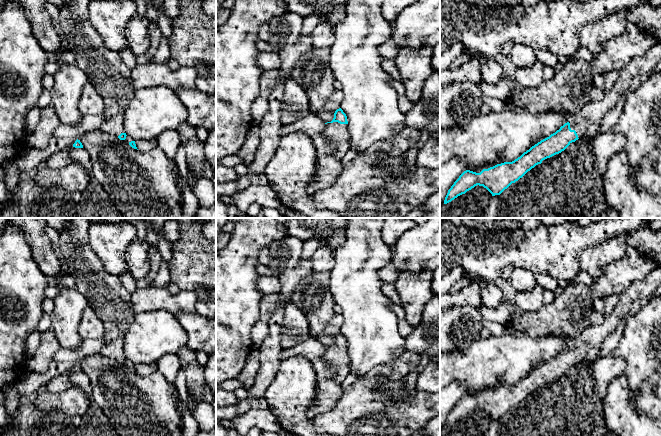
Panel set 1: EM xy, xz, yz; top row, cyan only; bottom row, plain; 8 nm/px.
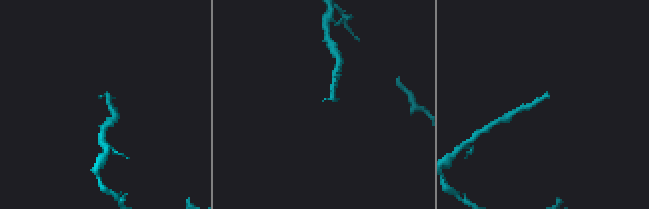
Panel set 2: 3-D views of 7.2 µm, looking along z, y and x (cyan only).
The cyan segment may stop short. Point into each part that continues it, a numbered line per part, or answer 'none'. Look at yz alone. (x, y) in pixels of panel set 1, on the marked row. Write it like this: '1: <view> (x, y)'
1: yz (589, 118)

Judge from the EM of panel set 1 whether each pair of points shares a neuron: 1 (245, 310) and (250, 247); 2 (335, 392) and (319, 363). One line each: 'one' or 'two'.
1: one
2: one

